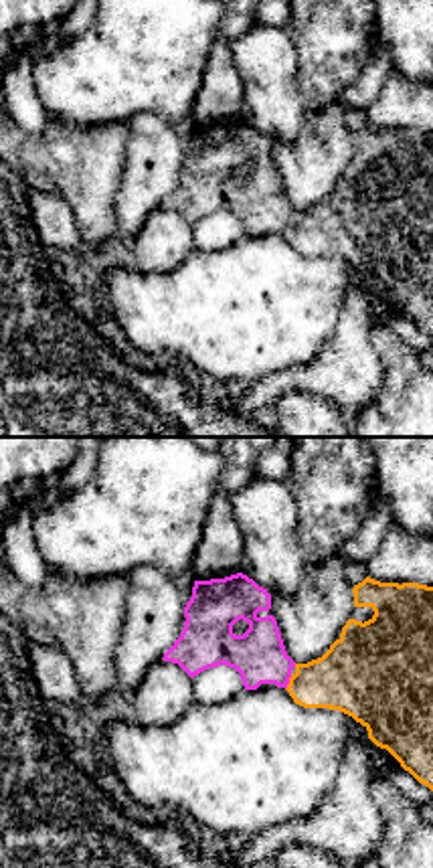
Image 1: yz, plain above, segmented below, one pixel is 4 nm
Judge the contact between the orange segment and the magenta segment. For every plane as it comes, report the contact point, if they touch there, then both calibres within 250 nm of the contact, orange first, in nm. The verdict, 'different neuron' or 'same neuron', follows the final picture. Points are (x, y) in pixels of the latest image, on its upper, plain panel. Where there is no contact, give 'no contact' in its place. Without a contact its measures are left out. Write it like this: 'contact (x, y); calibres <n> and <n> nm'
contact (290, 229); calibres 300 and 220 nm

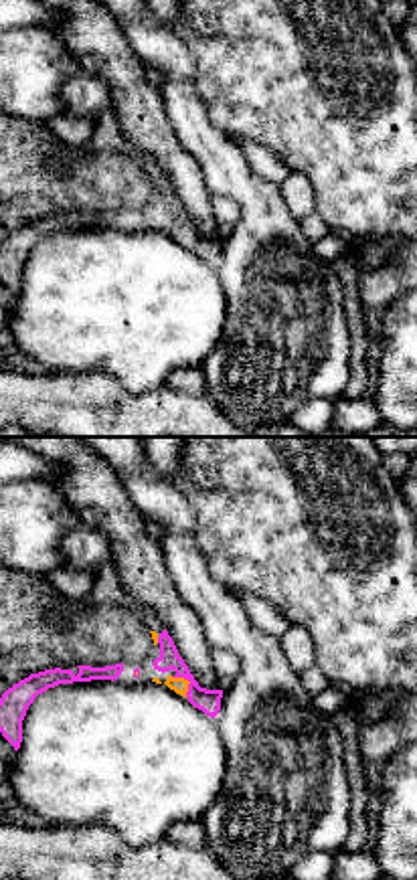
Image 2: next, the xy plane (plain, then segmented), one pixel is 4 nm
contact (187, 227); calibres 60 and 100 nm

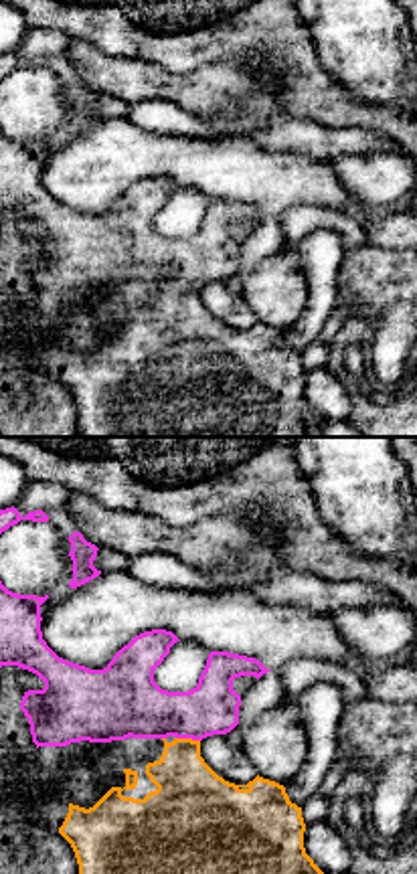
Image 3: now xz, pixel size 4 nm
contact (189, 286); calibres 300 and 240 nm

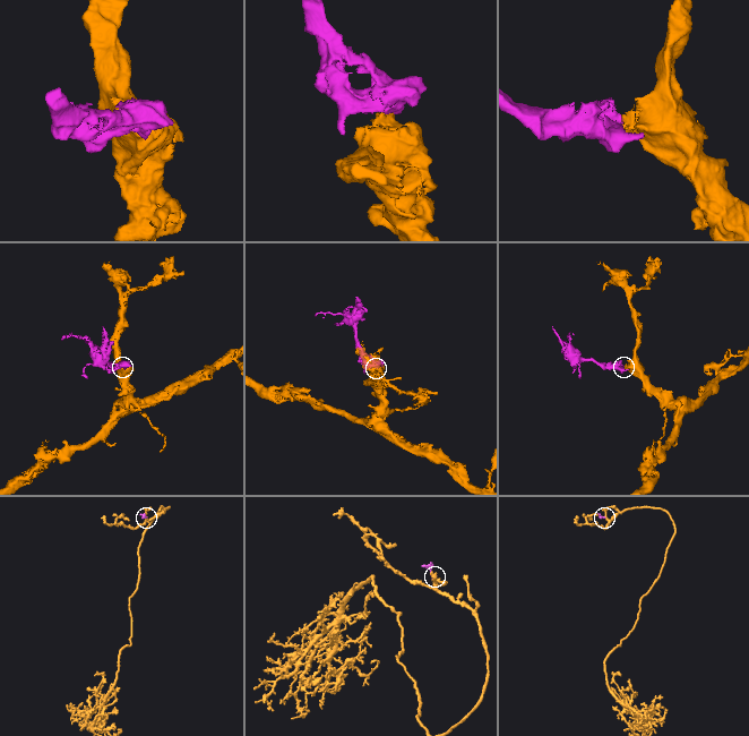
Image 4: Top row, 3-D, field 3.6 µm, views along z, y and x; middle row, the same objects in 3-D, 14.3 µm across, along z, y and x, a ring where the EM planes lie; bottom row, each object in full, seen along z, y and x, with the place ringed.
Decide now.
same neuron

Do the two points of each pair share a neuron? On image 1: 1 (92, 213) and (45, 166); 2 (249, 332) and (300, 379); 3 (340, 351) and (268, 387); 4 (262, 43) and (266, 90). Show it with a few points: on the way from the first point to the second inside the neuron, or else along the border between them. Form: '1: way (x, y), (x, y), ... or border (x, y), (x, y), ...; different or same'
1: way (83, 201), (57, 175); same
2: border (326, 338), (310, 361), (276, 371), (253, 383); different
3: way (322, 369), (314, 377), (286, 381); same
4: way (264, 55), (266, 77); same

